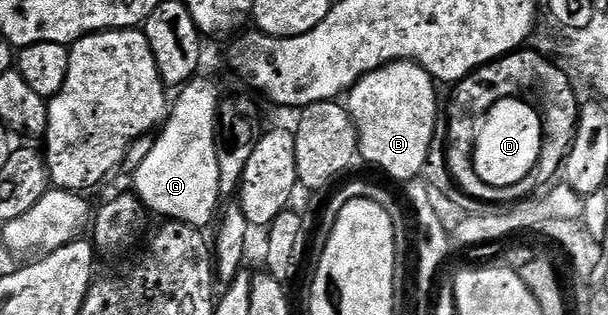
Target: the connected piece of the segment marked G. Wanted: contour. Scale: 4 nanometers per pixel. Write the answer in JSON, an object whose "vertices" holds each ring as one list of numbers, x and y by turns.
{"vertices":[[193,78,179,89,180,97,177,100,175,97,168,119,164,121,158,135,152,141,150,154,134,174,134,180,136,180,134,195,147,211,149,208,150,211,164,216,160,218,181,220,184,224,204,230,212,219,213,221,217,219,216,207,220,204,220,208,222,204,219,194,218,158,215,156,216,116,219,114,222,94,216,89,214,81,200,79]]}

